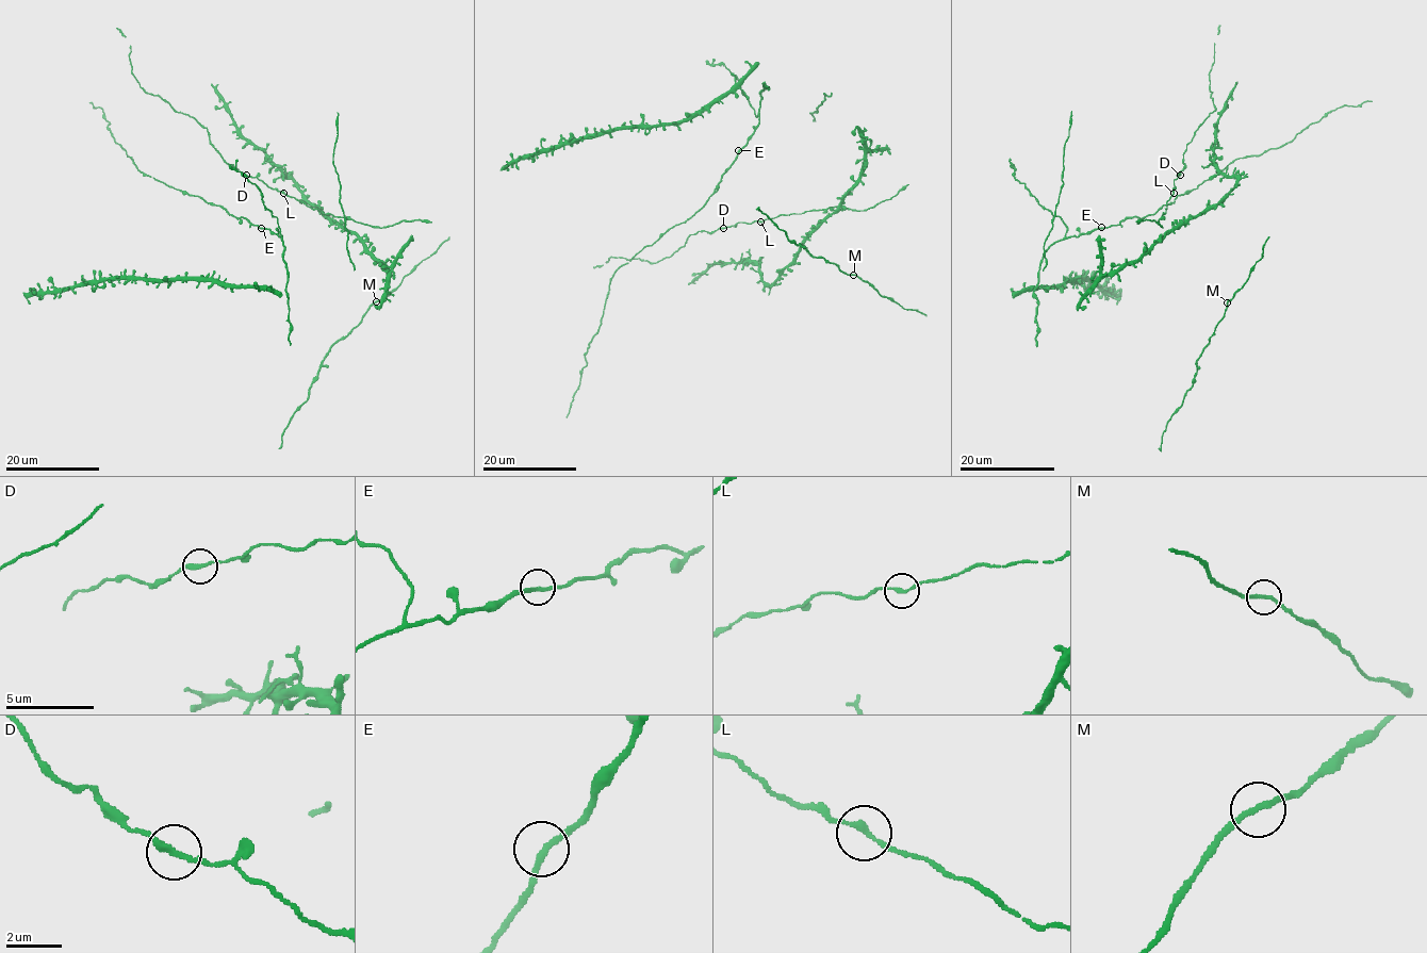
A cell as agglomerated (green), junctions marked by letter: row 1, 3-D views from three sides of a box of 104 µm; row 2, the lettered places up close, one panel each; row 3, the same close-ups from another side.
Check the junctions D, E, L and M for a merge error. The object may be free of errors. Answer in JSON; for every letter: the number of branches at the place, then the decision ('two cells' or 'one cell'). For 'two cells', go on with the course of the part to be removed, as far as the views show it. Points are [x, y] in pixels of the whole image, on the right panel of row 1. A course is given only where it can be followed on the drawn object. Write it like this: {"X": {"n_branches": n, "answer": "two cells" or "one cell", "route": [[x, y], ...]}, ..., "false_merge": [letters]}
{"D": {"n_branches": 2, "answer": "one cell"}, "E": {"n_branches": 2, "answer": "one cell"}, "L": {"n_branches": 2, "answer": "one cell"}, "M": {"n_branches": 2, "answer": "one cell"}, "false_merge": []}

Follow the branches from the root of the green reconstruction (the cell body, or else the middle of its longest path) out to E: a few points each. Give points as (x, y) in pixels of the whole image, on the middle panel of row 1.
E: (699, 211), (738, 150)

